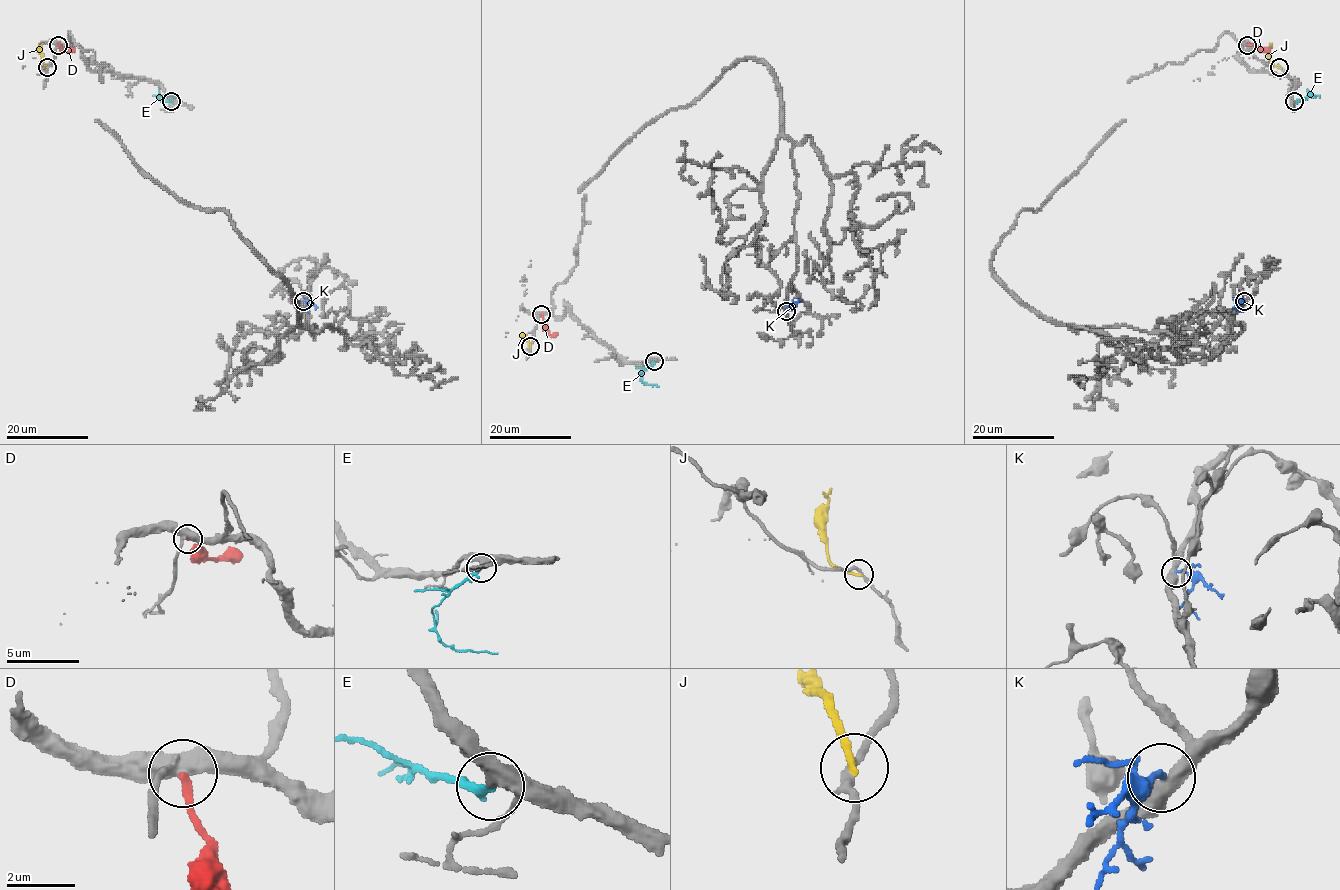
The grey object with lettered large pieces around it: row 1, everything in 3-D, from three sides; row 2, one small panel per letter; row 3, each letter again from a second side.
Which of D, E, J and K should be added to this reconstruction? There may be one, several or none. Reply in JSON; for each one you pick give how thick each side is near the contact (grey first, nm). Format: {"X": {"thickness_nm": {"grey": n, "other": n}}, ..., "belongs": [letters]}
{"E": {"thickness_nm": {"grey": 340, "other": 240}}, "belongs": ["E"]}

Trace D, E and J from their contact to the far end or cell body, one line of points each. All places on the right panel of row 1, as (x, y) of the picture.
D: (1247, 45), (1266, 49)
E: (1294, 101), (1308, 95), (1319, 96)
J: (1279, 67), (1273, 65), (1270, 60), (1271, 43)

